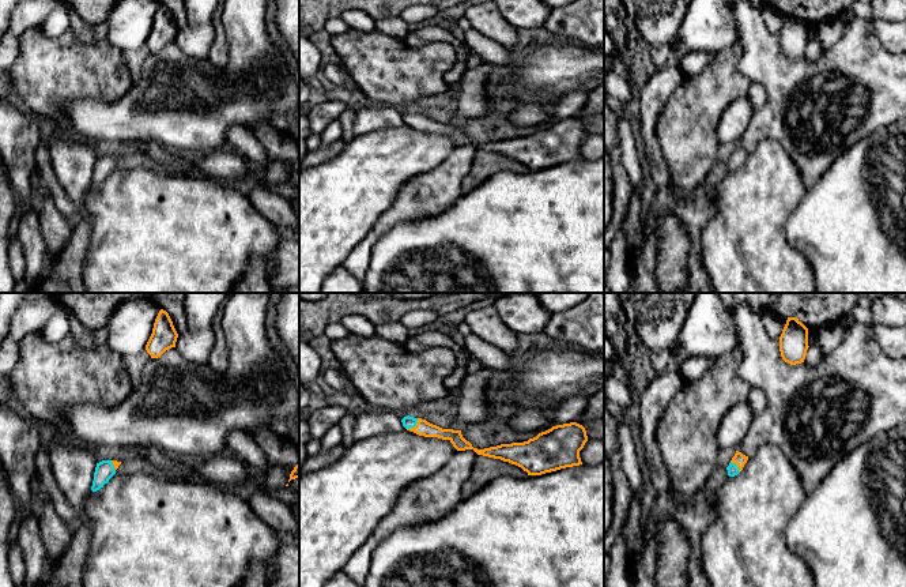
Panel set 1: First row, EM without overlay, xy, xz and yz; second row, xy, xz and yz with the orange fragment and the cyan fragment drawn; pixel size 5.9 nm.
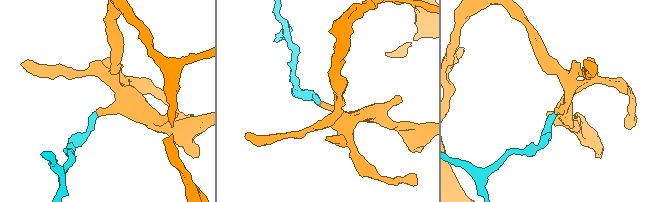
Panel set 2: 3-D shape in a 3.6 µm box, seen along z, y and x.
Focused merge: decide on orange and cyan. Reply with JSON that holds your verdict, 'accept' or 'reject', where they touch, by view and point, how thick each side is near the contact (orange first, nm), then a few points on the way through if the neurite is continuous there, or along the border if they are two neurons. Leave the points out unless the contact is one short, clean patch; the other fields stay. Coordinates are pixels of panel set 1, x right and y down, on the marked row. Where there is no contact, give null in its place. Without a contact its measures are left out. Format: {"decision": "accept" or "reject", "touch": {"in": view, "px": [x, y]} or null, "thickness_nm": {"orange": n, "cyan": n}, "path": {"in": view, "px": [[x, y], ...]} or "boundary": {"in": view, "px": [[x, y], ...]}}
{"decision": "accept", "touch": {"in": "xz", "px": [415, 426]}, "thickness_nm": {"orange": 90, "cyan": 70}, "path": {"in": "xz", "px": [[423, 428], [415, 426], [407, 421]]}}

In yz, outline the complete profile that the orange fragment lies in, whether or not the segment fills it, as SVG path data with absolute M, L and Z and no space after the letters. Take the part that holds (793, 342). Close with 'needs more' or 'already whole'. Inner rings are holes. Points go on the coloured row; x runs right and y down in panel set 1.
M788 317L779 336L779 351L785 362L801 364L808 350L808 328L796 317Z | already whole

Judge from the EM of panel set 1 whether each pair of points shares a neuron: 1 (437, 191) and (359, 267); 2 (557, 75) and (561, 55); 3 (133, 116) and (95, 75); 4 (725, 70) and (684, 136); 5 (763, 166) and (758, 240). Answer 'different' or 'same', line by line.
1: same
2: same
3: different
4: same
5: same

